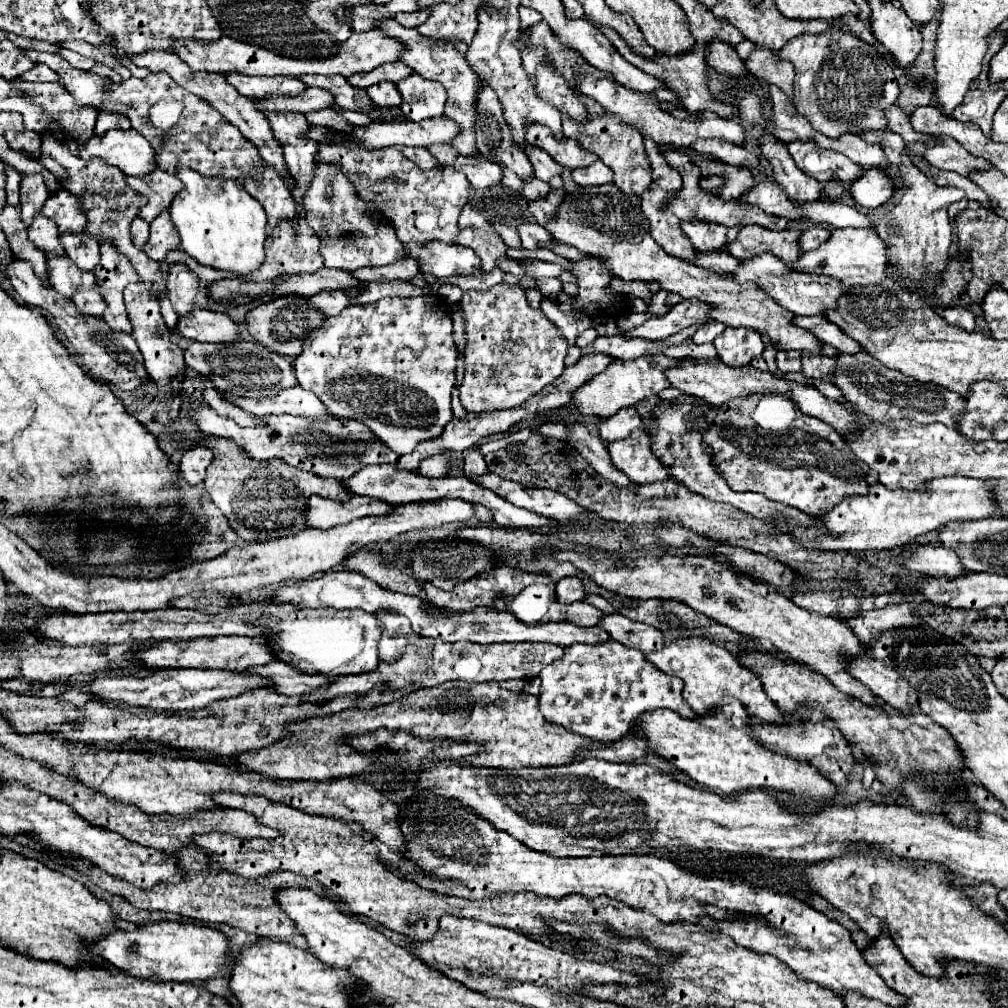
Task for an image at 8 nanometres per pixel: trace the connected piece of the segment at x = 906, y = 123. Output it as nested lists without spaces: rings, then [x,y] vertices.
[[[892,104],[888,110],[884,110],[884,116],[886,116],[886,122],[888,122],[886,128],[888,128],[890,132],[900,134],[906,144],[916,144],[916,142],[926,142],[926,140],[928,140],[928,136],[918,134],[918,132],[912,128],[908,114],[906,114],[898,104]]]

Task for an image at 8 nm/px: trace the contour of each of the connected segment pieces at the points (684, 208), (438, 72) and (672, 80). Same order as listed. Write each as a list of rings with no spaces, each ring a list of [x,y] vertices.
[[[668,146],[668,150],[660,150],[668,162],[670,168],[678,170],[678,173],[684,180],[684,186],[682,190],[678,192],[678,196],[672,200],[672,206],[668,206],[668,210],[672,210],[672,214],[676,214],[678,218],[690,218],[692,214],[698,214],[700,218],[708,220],[708,222],[718,222],[718,224],[724,224],[724,226],[748,226],[748,224],[758,224],[758,226],[764,226],[764,228],[770,228],[770,230],[786,230],[788,228],[788,218],[782,218],[782,216],[772,216],[772,214],[766,214],[762,212],[760,208],[756,206],[742,206],[740,202],[726,202],[726,200],[720,200],[720,198],[710,198],[706,192],[702,192],[698,188],[698,180],[702,178],[700,174],[700,168],[696,162],[692,162],[688,158],[688,154],[678,154],[674,148]]]
[[[392,16],[390,18],[384,18],[384,20],[378,20],[374,24],[374,28],[380,28],[386,36],[390,38],[396,38],[404,44],[404,50],[400,52],[400,60],[410,66],[416,74],[420,74],[422,78],[428,78],[428,80],[436,80],[440,82],[446,92],[448,92],[448,100],[446,100],[446,118],[452,118],[458,126],[460,126],[460,136],[452,140],[452,144],[460,150],[460,154],[464,156],[472,156],[472,152],[476,150],[476,138],[474,138],[474,122],[476,122],[476,94],[478,94],[478,80],[476,80],[476,74],[474,70],[470,68],[468,60],[464,54],[460,54],[454,46],[450,46],[448,42],[434,42],[432,38],[426,38],[422,34],[418,34],[416,30],[410,30],[410,28],[404,28],[400,26]]]
[[[598,26],[598,30],[612,42],[612,46],[616,48],[616,52],[624,58],[624,60],[628,60],[630,64],[634,64],[636,68],[640,68],[640,70],[644,70],[644,72],[648,72],[648,74],[652,74],[652,76],[656,76],[656,78],[660,78],[660,80],[664,80],[664,82],[668,82],[668,86],[672,88],[676,88],[676,92],[680,92],[684,98],[682,98],[682,102],[686,104],[686,108],[690,108],[690,110],[710,110],[710,112],[714,112],[714,114],[720,114],[722,118],[736,118],[736,108],[730,108],[730,106],[724,106],[724,104],[718,104],[716,100],[712,100],[712,92],[708,90],[708,86],[706,86],[706,62],[704,62],[704,46],[700,46],[698,42],[694,44],[694,48],[692,50],[688,50],[688,52],[684,52],[684,54],[676,54],[676,56],[670,56],[670,54],[656,54],[654,56],[654,60],[646,60],[646,58],[642,58],[640,54],[636,54],[630,46],[628,46],[628,42],[620,36],[620,34],[616,34],[616,30],[612,30],[612,28],[606,28],[606,26]]]

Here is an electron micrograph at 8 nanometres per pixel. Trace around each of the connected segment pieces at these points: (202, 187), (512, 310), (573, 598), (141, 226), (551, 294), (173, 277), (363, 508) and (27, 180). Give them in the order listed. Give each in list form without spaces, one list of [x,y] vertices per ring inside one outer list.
[[[176,168],[176,176],[184,182],[184,190],[176,194],[168,210],[184,252],[216,270],[248,274],[260,268],[266,240],[266,214],[260,202],[236,180],[206,178],[192,168]]]
[[[502,282],[486,292],[468,290],[460,306],[466,318],[468,338],[464,352],[466,372],[460,386],[460,402],[466,412],[482,414],[520,406],[520,402],[562,374],[562,356],[566,356],[568,342],[542,310],[528,306],[522,288]]]
[[[562,578],[558,582],[558,602],[572,604],[572,602],[582,602],[584,598],[586,598],[586,590],[580,578]]]
[[[136,216],[132,226],[130,226],[130,238],[132,238],[134,246],[140,250],[144,248],[144,242],[148,240],[148,224],[140,216]]]
[[[538,278],[536,280],[536,290],[544,298],[558,302],[558,296],[562,294],[562,282],[560,280],[554,280],[554,278]]]
[[[172,266],[166,286],[176,314],[188,314],[192,308],[208,308],[206,290],[196,282],[196,274],[188,274],[184,266]]]
[[[320,496],[308,498],[308,510],[306,510],[306,526],[308,528],[332,528],[340,524],[348,524],[356,518],[364,516],[378,516],[388,514],[394,506],[378,500],[378,498],[366,498],[366,496],[350,496],[348,500],[328,500]]]
[[[42,174],[22,176],[22,182],[20,182],[20,208],[22,208],[22,218],[24,218],[26,226],[32,224],[32,218],[34,218],[36,210],[40,210],[44,206],[48,196],[50,196],[50,190],[48,190]]]

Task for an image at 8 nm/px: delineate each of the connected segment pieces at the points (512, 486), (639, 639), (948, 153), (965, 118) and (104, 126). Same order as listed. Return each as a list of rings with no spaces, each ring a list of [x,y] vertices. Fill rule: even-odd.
[[[492,472],[480,476],[474,480],[476,484],[480,484],[482,488],[492,490],[494,494],[498,494],[500,498],[512,502],[514,506],[532,510],[540,516],[558,520],[558,522],[566,522],[566,520],[578,520],[580,514],[584,512],[578,504],[574,504],[570,498],[566,498],[560,492],[554,490],[538,490],[538,488],[524,488],[518,482],[512,480],[504,480]]]
[[[618,612],[614,614],[606,614],[600,624],[598,624],[612,640],[640,650],[640,652],[648,652],[648,650],[660,650],[660,646],[664,646],[664,636],[658,628],[630,620]]]
[[[940,136],[936,146],[924,152],[924,158],[940,170],[952,170],[962,176],[970,176],[976,170],[992,168],[988,160],[972,156],[968,150],[962,148],[962,144],[958,144],[954,138],[948,138],[948,136]]]
[[[968,90],[964,96],[964,102],[956,106],[956,110],[950,114],[952,118],[960,122],[974,122],[980,126],[980,130],[990,138],[992,134],[992,116],[994,116],[994,104],[1000,104],[1006,98],[1004,90]]]
[[[100,112],[98,114],[98,120],[96,120],[96,128],[94,128],[94,134],[98,136],[104,136],[108,130],[128,130],[130,128],[130,122],[128,118],[124,118],[124,114],[112,114],[112,112]]]

